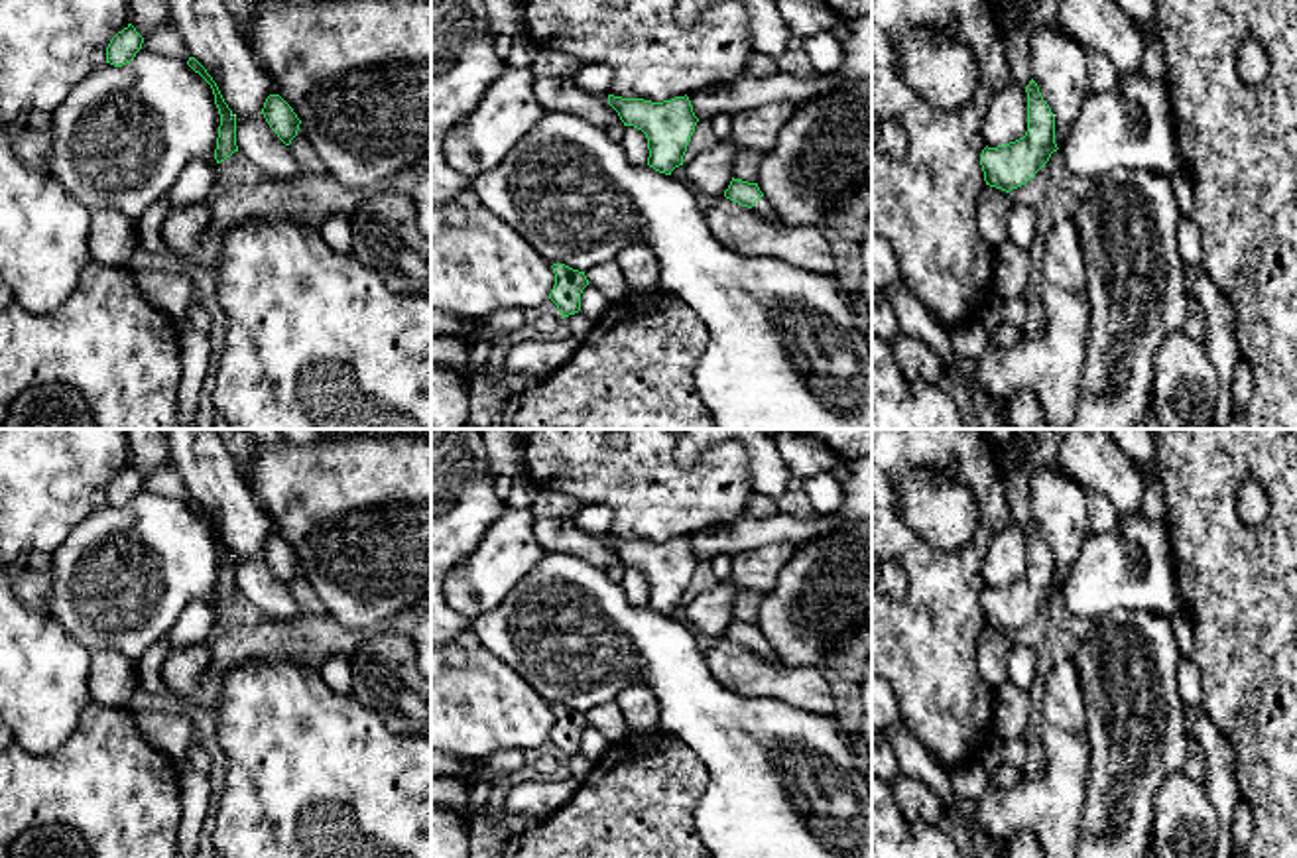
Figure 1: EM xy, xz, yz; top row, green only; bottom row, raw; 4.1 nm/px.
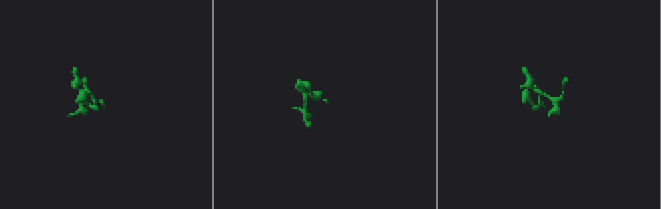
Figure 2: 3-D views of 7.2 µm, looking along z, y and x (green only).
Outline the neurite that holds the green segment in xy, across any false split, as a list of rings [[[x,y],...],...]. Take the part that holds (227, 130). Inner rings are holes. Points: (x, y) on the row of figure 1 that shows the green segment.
[[[189,57],[187,65],[195,73],[199,73],[211,85],[211,89],[213,89],[215,104],[216,104],[218,114],[220,114],[220,126],[218,126],[215,159],[216,159],[216,163],[220,163],[226,157],[230,157],[234,152],[238,152],[238,146],[236,146],[236,116],[232,114],[232,110],[224,102],[224,98],[222,98],[216,83],[207,73],[207,69],[195,57]]]

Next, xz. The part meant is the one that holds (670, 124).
[[[608,94],[608,104],[624,126],[634,126],[646,134],[649,167],[671,175],[675,167],[683,165],[683,155],[699,122],[687,94],[663,102]]]

